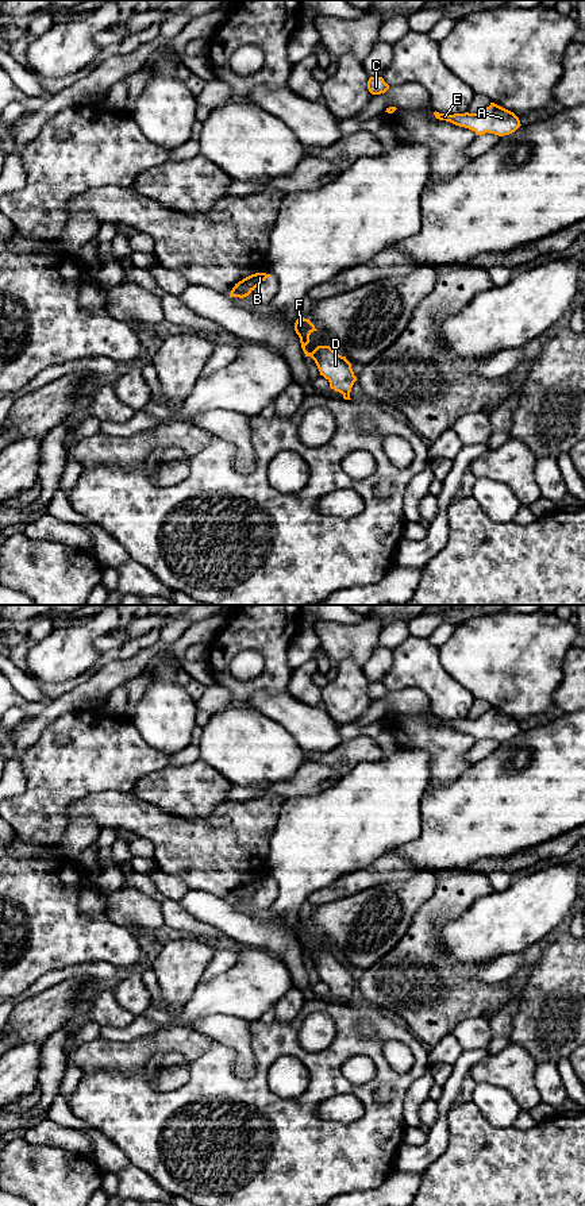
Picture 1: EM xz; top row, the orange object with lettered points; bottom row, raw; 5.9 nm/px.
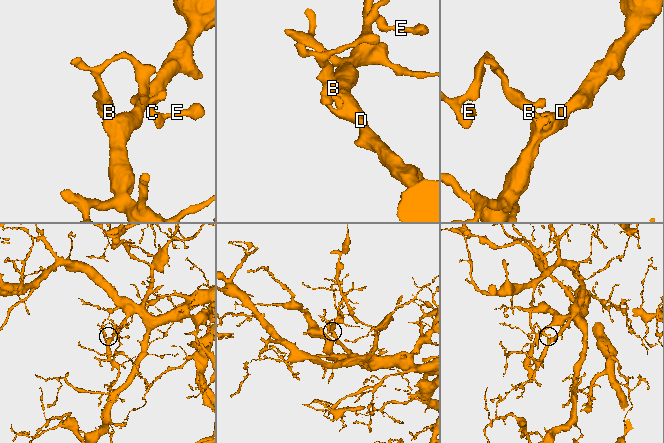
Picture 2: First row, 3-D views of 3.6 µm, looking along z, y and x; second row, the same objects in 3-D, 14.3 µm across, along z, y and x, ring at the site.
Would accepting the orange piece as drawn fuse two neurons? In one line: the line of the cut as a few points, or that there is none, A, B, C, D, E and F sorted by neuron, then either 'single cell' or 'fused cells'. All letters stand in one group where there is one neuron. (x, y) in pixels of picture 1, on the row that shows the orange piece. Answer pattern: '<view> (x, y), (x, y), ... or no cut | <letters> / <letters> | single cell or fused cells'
xz (250, 289), (233, 291) | A B C E / D F | fused cells

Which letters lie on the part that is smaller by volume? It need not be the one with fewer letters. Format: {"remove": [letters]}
{"remove": ["A", "B", "C", "E"]}

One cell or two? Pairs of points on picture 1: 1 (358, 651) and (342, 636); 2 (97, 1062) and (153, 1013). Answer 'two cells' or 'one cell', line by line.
1: one cell
2: two cells

